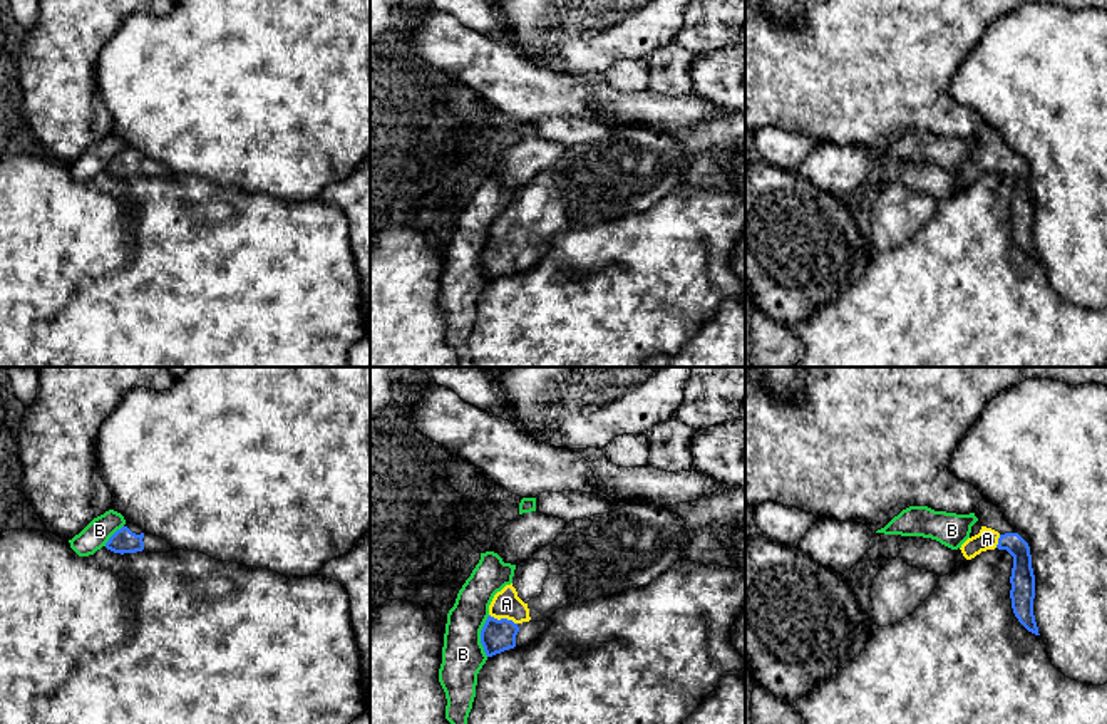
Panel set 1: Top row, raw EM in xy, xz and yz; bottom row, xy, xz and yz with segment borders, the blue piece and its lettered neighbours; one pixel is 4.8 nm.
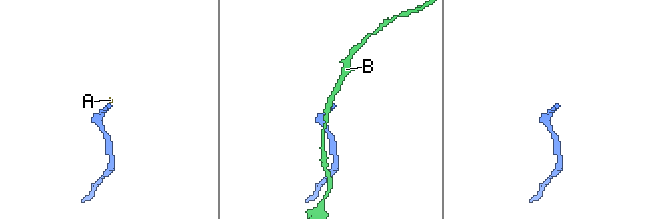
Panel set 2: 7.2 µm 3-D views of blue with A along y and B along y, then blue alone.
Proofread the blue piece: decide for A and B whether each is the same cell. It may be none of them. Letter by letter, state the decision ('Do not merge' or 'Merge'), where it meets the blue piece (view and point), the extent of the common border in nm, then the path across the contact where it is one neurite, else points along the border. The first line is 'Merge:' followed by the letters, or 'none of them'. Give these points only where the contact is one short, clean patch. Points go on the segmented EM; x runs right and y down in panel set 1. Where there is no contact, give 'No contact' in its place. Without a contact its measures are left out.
Merge: A
A: Merge. Touches blue at xz (503, 619). Shared border 140 nm. Path across: xz (496, 636), (503, 619), (506, 604)
B: Do not merge. Touches blue at xz (481, 636). Shared border 200 nm. Boundary: xz (489, 615), (481, 630), (481, 646), (486, 656)

